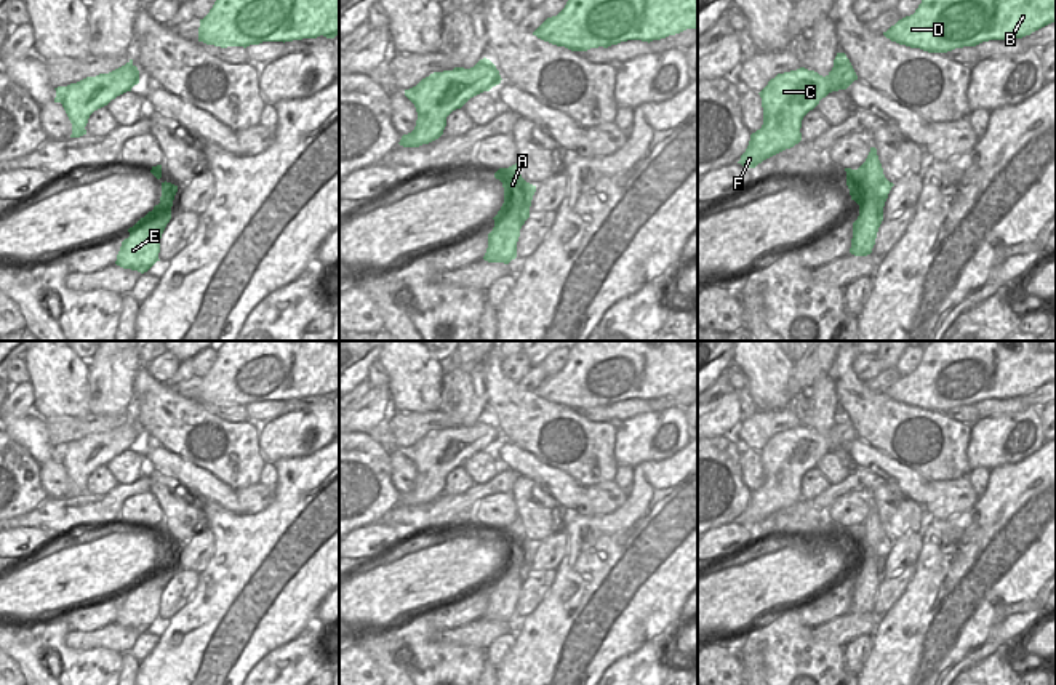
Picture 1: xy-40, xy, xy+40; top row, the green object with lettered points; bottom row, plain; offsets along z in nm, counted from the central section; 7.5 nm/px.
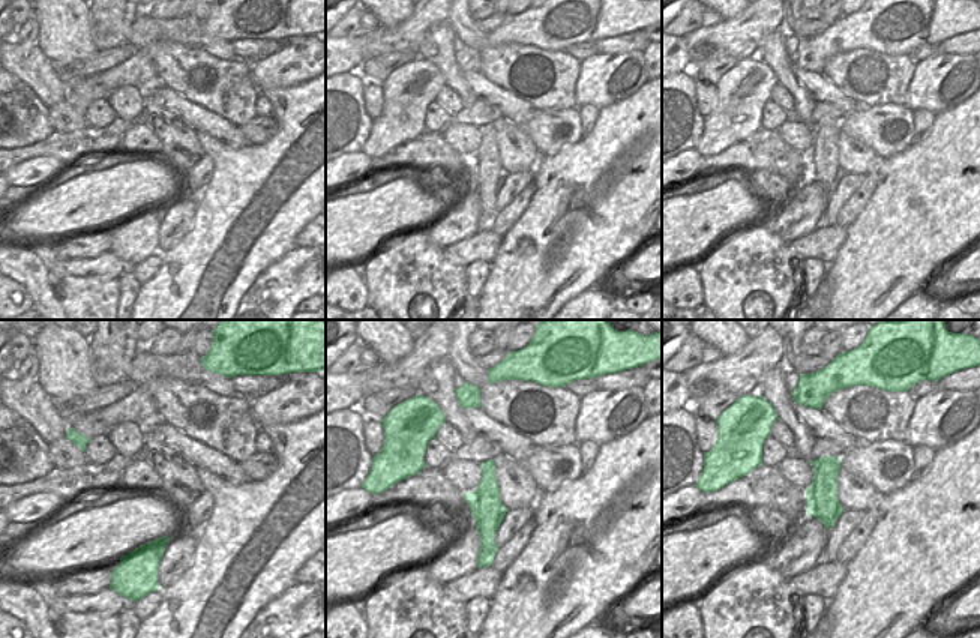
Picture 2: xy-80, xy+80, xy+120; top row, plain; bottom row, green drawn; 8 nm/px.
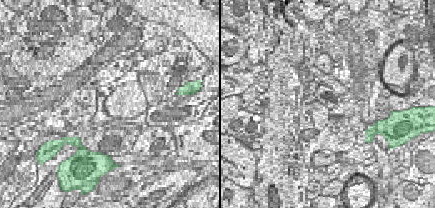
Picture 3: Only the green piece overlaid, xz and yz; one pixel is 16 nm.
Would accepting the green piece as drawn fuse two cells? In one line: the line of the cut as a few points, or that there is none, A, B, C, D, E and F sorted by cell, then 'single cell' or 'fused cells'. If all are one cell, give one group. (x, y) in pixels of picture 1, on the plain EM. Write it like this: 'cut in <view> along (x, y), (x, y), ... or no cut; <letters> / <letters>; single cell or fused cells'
no cut; A B C D E F; single cell

